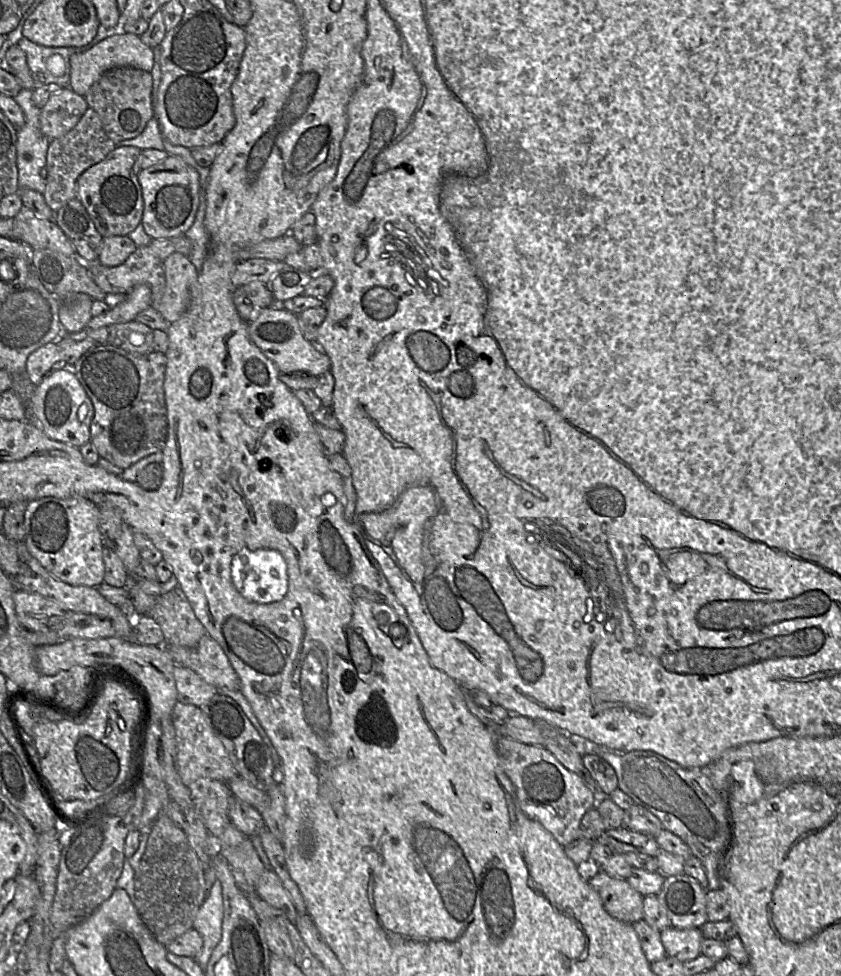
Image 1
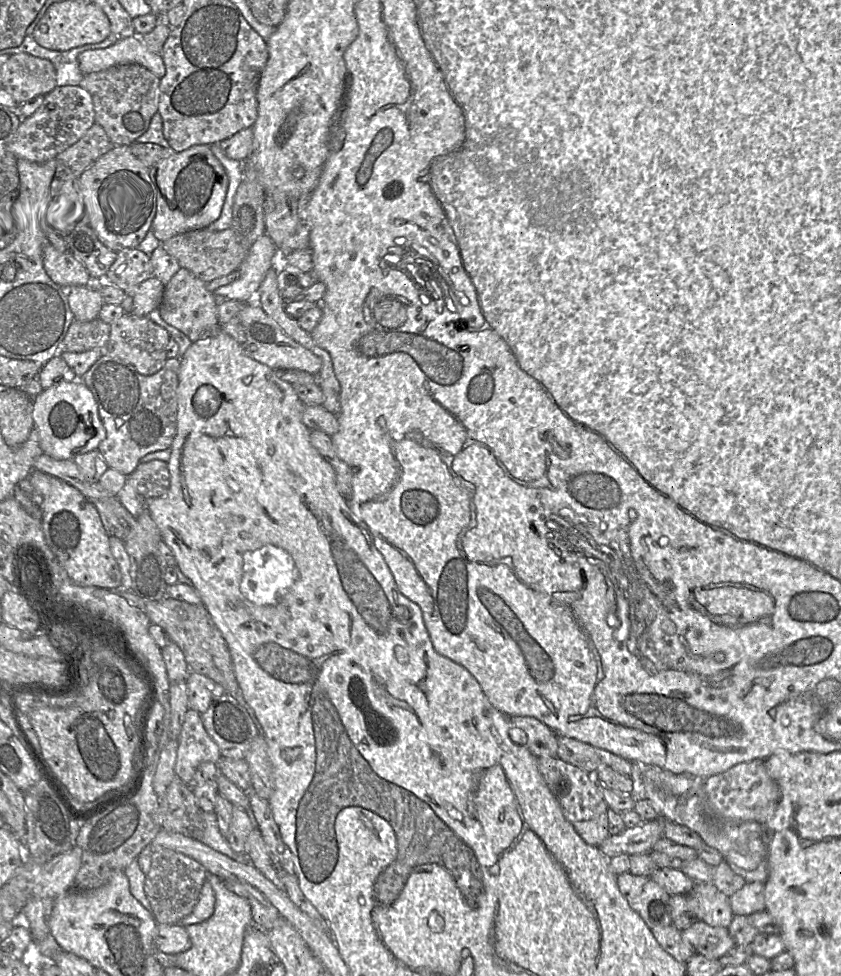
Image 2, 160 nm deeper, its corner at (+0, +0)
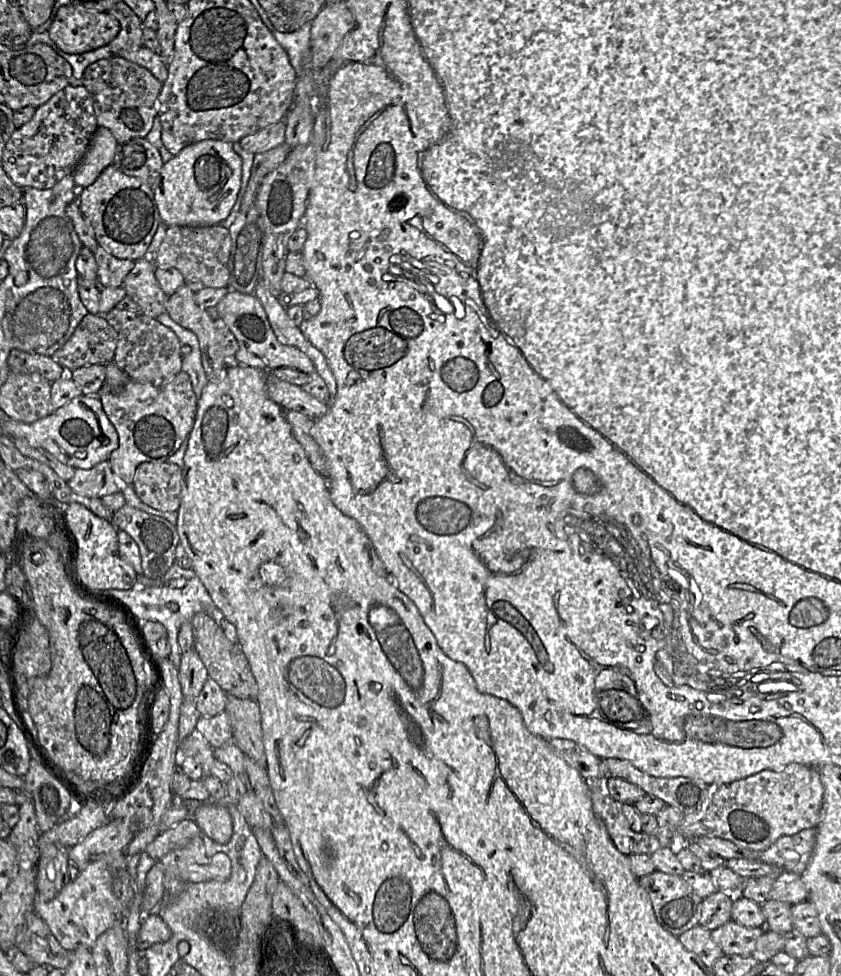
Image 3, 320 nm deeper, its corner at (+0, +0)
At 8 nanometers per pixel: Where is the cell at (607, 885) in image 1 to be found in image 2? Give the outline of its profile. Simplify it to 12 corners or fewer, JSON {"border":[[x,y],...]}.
{"border":[[649,876],[617,885],[649,928],[672,925],[671,895]]}

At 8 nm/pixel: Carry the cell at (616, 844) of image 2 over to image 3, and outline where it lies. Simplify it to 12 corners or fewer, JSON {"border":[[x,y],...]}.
{"border":[[790,764],[708,785],[679,845],[701,836],[759,853],[815,829],[824,787]]}

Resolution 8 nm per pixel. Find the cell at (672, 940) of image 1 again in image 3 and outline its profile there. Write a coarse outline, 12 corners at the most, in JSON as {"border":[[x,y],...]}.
{"border":[[729,921],[712,930],[724,955],[750,956],[764,932]]}

